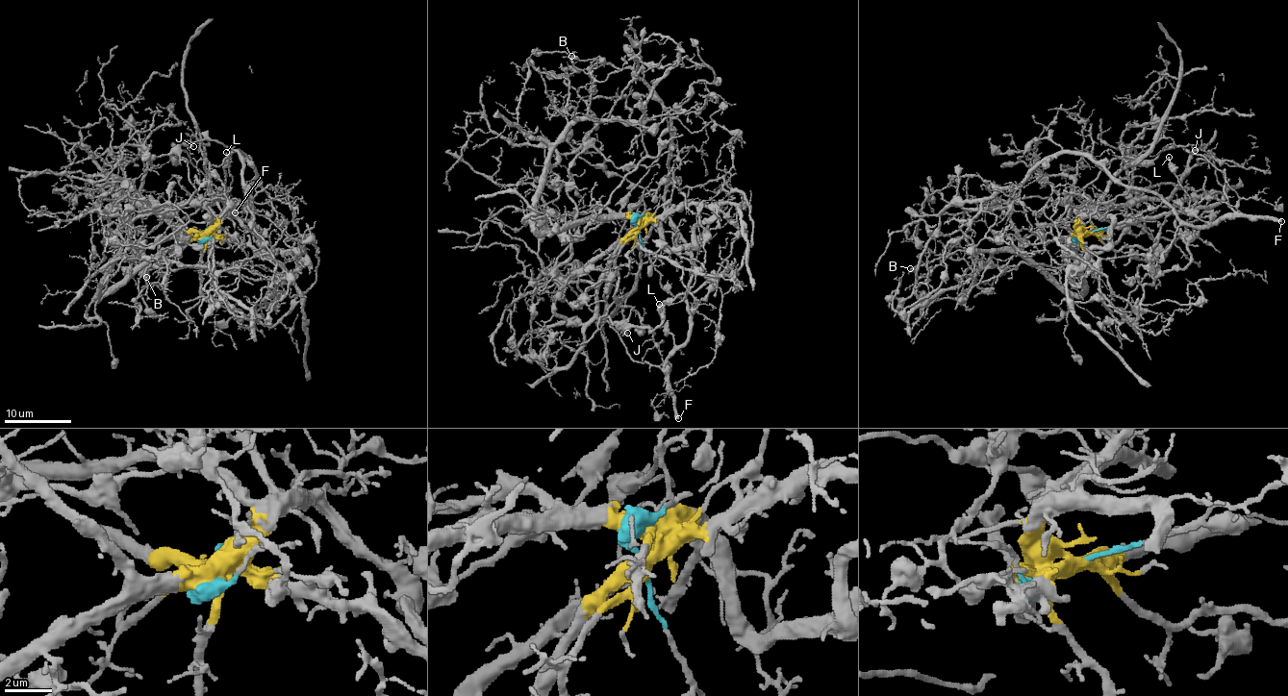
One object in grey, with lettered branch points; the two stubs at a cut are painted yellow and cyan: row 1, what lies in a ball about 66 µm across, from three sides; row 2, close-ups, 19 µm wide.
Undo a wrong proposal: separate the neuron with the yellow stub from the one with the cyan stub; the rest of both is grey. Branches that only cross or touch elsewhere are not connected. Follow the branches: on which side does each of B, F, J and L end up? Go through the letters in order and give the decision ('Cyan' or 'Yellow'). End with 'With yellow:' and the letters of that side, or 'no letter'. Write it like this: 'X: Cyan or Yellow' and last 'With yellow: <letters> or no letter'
B: Yellow
F: Cyan
J: Yellow
L: Cyan
With yellow: B, J

